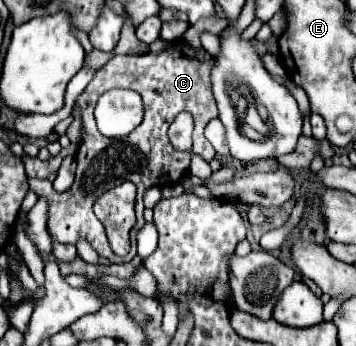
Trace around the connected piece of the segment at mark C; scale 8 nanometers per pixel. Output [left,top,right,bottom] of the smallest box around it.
[28,41,218,263]

